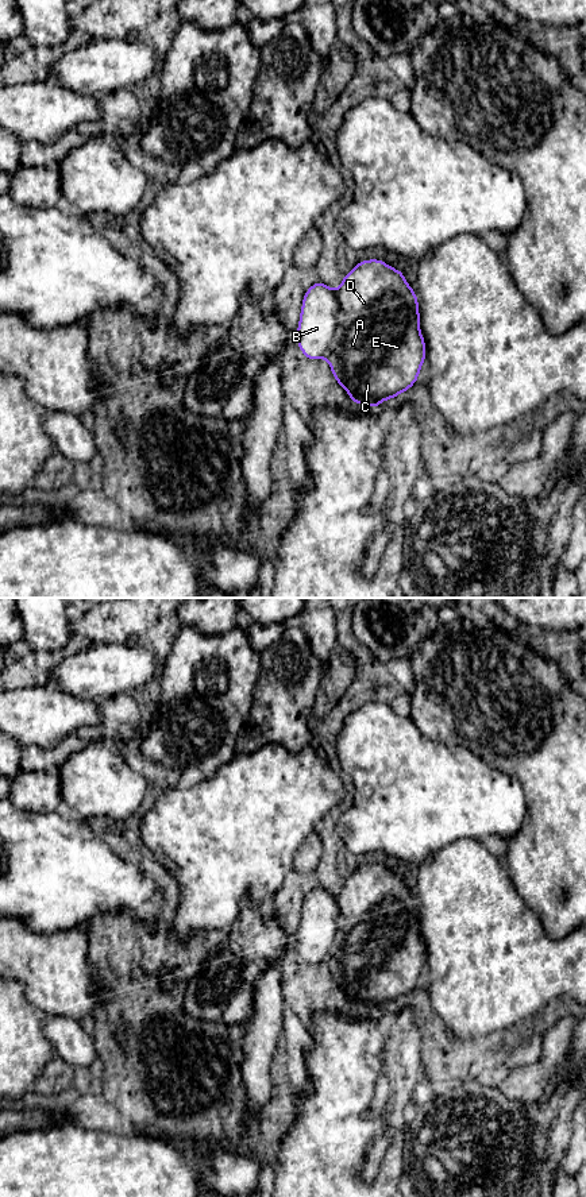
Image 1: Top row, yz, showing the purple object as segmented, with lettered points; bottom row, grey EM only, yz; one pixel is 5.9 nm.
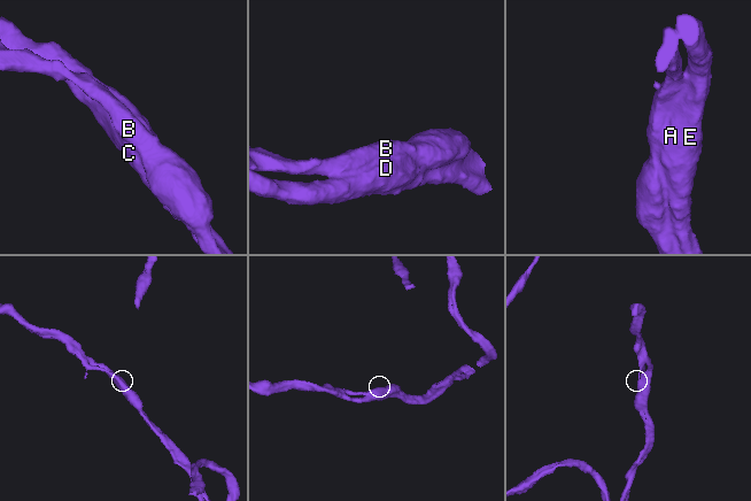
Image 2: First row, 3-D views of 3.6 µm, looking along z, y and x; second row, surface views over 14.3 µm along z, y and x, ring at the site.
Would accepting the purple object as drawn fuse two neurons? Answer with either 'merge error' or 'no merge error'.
no merge error

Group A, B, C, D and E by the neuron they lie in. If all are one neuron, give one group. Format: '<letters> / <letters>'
A B C D E

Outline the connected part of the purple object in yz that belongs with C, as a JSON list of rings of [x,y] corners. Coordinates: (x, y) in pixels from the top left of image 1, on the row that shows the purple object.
[[[367,259],[343,277],[338,290],[317,281],[302,297],[297,325],[297,345],[309,360],[325,358],[335,381],[347,390],[354,403],[379,409],[385,399],[394,399],[408,391],[420,375],[425,362],[427,347],[420,331],[420,312],[416,291],[406,282],[402,270],[396,270],[381,259]]]

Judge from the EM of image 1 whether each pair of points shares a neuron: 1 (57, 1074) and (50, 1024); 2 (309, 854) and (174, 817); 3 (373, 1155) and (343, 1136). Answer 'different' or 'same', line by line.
1: different
2: different
3: different

